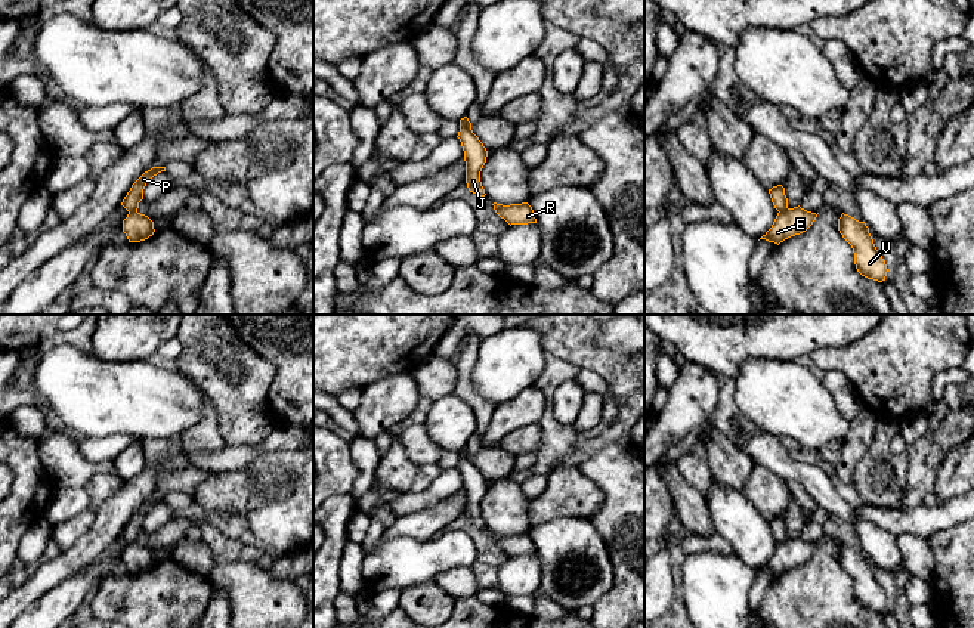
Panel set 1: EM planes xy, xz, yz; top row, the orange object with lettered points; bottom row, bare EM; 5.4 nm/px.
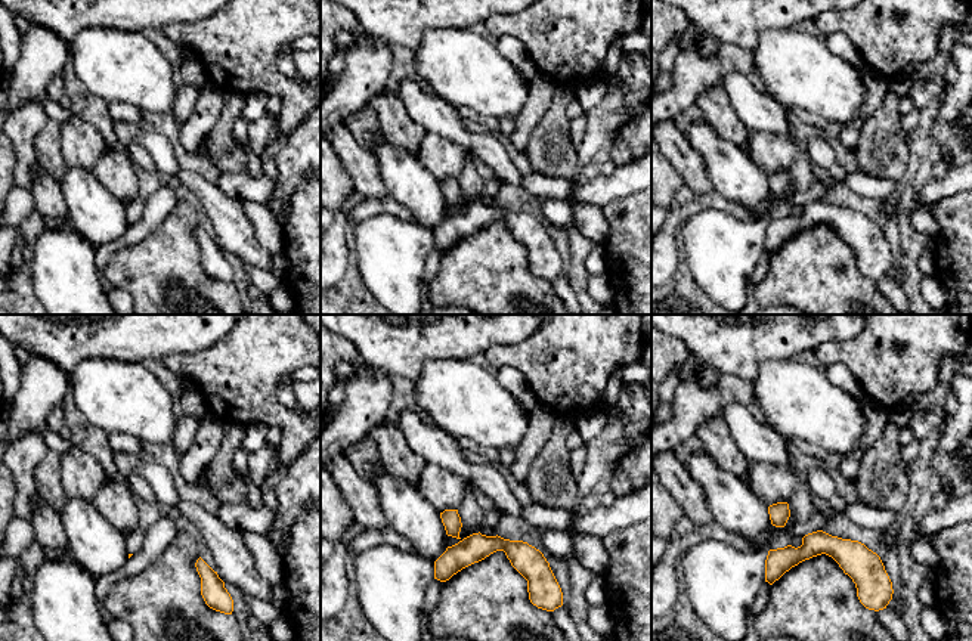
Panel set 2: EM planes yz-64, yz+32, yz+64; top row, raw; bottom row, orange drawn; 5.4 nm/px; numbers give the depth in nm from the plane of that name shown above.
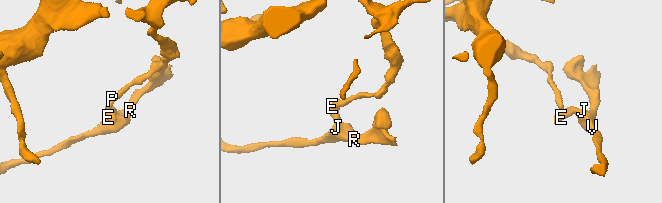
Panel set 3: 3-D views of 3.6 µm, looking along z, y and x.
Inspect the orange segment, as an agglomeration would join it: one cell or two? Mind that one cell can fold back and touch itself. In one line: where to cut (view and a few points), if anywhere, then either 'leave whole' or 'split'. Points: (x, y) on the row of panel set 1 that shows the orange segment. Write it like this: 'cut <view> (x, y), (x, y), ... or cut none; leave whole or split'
cut yz (788, 209), (779, 212); split

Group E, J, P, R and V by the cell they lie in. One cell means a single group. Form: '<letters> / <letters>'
E J R V / P

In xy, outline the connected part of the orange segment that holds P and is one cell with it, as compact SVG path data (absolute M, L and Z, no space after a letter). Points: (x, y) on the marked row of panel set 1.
M152 167L145 171L130 188L127 195L124 197L121 205L130 213L137 211L139 202L143 199L143 189L146 183L157 176L158 173L166 171L166 167Z

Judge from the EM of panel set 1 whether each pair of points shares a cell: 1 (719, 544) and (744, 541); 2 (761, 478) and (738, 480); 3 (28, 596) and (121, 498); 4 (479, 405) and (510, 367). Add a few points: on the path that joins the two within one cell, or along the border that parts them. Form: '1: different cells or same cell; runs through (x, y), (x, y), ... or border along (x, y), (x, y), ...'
1: different cells; border along (716, 531), (727, 541), (732, 553)
2: different cells; border along (755, 464), (742, 491)
3: same cell; runs through (55, 571), (74, 559), (108, 525)
4: different cells; border along (473, 365), (472, 381), (494, 407)

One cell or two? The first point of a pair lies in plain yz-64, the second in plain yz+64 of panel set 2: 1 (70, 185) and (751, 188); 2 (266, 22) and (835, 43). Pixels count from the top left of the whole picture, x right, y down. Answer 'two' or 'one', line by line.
1: one
2: two

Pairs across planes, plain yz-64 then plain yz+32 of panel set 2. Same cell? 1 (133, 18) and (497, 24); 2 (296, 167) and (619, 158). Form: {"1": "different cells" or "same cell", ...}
{"1": "different cells", "2": "same cell"}

